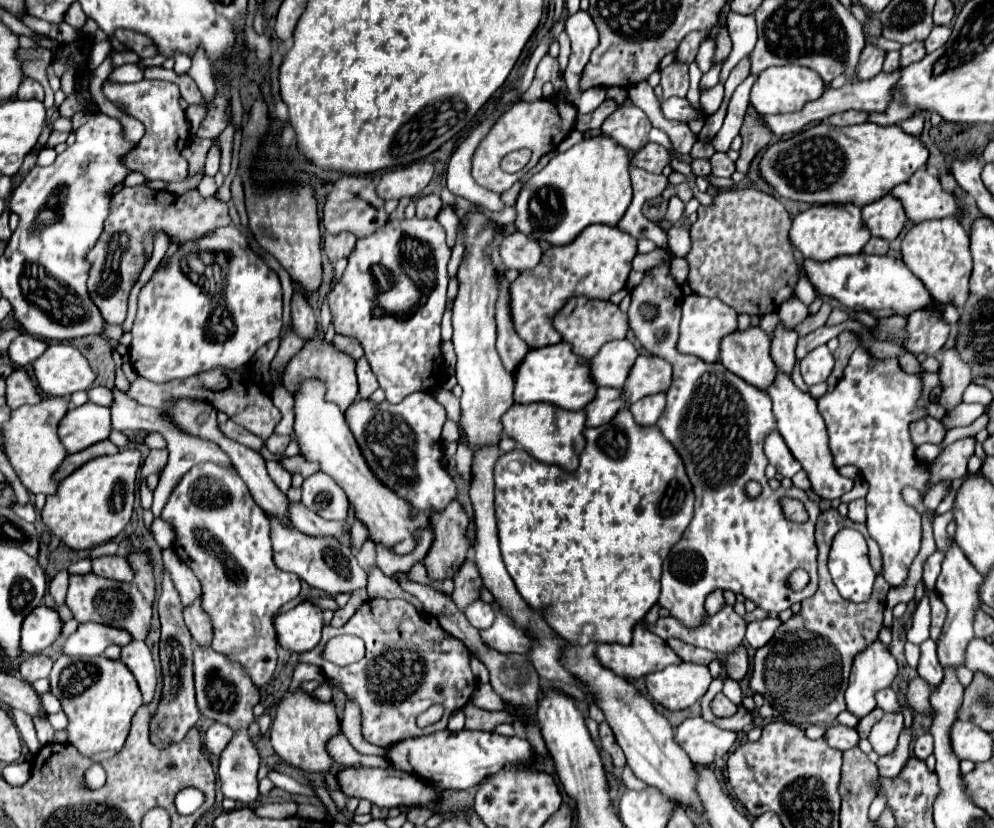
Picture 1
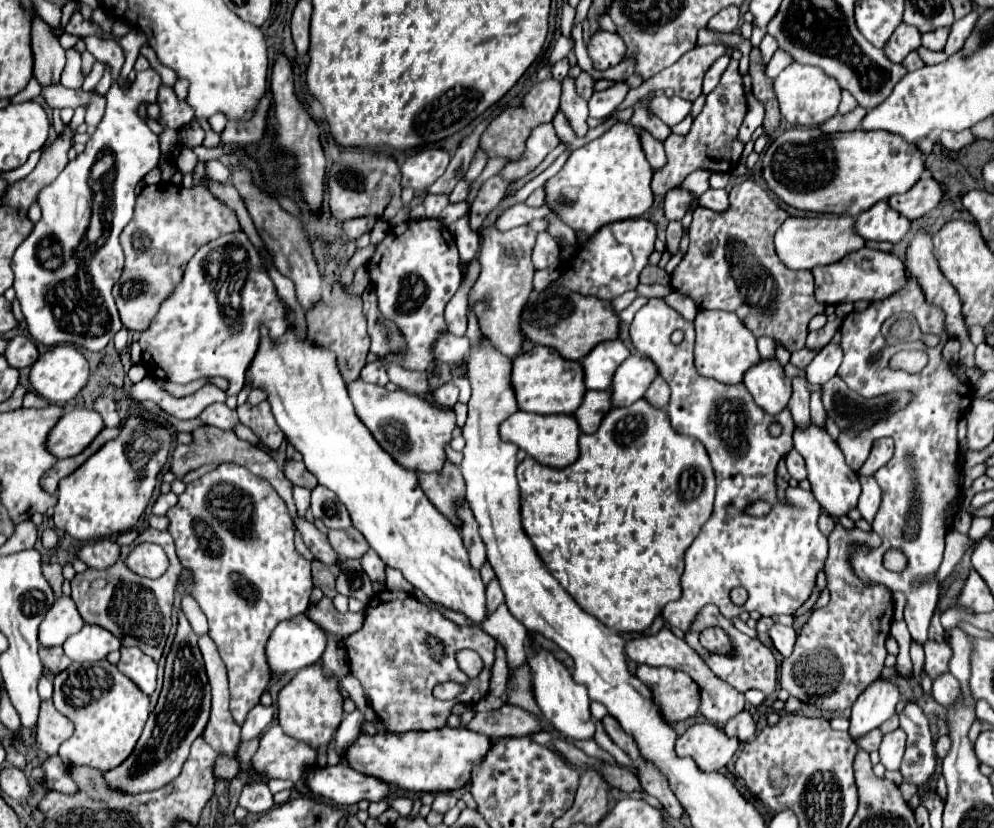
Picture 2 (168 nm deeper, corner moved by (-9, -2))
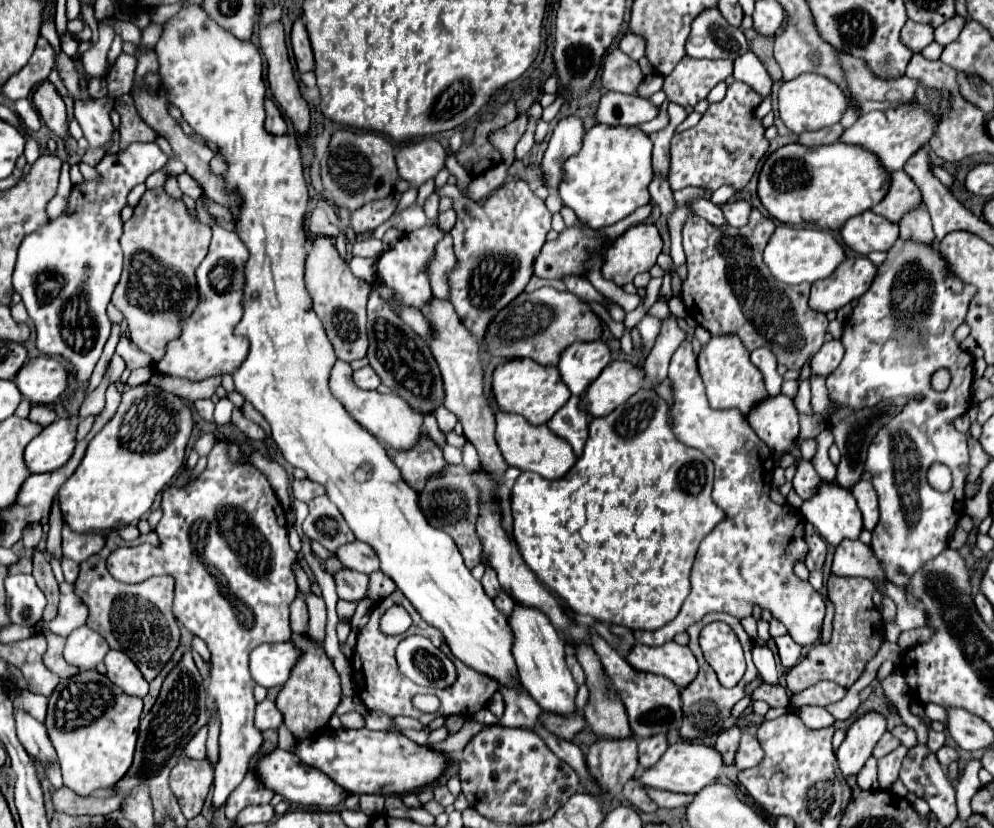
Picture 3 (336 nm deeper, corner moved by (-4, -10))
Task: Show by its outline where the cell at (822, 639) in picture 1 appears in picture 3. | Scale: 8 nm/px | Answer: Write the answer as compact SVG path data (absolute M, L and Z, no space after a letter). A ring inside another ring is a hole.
M830 576L828 582L826 582L826 588L828 588L828 598L830 602L834 604L834 620L832 620L832 636L828 642L816 642L810 652L796 664L788 670L788 676L786 676L786 688L790 694L798 694L822 680L830 680L830 682L838 682L840 686L846 686L850 688L864 672L866 664L876 656L878 648L884 644L884 620L882 620L882 614L878 612L878 608L874 606L872 602L872 594L876 592L874 584L868 580L868 578L852 578L852 576Z

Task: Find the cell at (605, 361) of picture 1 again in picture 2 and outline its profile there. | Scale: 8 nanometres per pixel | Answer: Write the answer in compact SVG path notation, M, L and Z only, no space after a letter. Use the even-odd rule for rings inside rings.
M607 340L597 344L581 362L585 388L589 390L607 390L613 370L629 356L629 350L621 340Z

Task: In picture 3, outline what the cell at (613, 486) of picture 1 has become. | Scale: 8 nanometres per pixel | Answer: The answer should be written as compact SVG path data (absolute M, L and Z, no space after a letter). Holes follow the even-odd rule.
M642 388L638 390L624 406L618 406L612 414L604 418L592 418L588 430L590 436L586 440L586 450L578 458L578 462L572 466L572 470L560 478L560 480L542 480L534 472L522 472L518 480L512 486L512 496L510 496L510 506L512 506L512 518L514 518L514 530L512 536L526 560L526 564L536 570L536 576L540 582L556 594L574 614L588 616L592 620L604 622L604 624L614 624L614 626L624 626L630 630L656 630L670 620L676 618L680 612L686 596L690 594L690 568L696 556L696 550L704 536L724 520L724 512L712 502L712 480L714 480L714 466L712 460L708 460L700 450L684 446L678 442L668 426L668 404L664 398L660 398L654 390Z

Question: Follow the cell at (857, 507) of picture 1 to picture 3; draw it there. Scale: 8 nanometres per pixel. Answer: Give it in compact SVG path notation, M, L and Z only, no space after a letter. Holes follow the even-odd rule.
M866 480L856 482L856 486L852 486L852 494L858 500L858 508L864 518L864 528L872 532L878 522L878 498L872 482L866 482Z

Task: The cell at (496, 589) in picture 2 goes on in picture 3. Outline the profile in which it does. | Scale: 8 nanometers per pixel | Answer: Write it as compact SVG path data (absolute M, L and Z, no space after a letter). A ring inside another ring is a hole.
M488 568L488 570L484 572L482 586L484 586L484 592L494 600L494 598L496 598L496 594L500 592L500 584L498 584L498 578L496 578L494 570L490 570L490 568Z

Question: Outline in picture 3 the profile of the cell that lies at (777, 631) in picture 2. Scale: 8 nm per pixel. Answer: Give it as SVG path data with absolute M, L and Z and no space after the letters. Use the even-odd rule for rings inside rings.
M786 634L786 636L778 636L774 638L776 646L778 646L778 656L780 656L780 662L784 668L792 668L800 656L802 656L802 648Z

